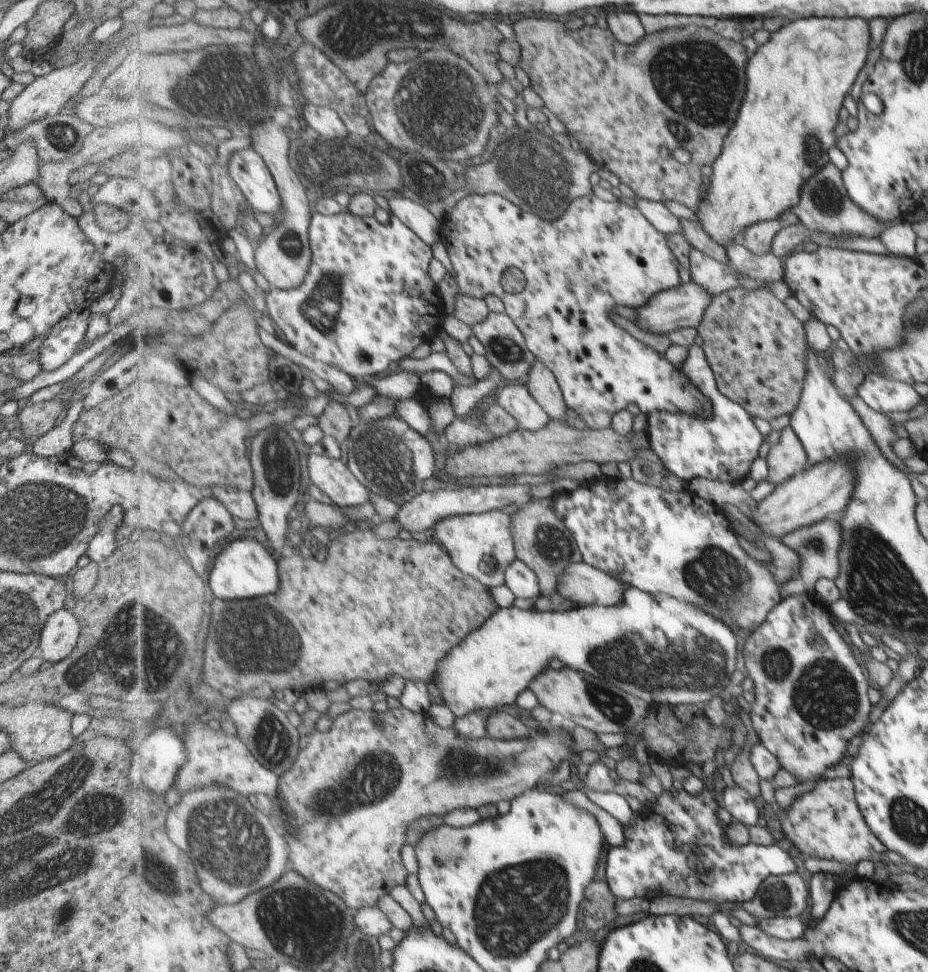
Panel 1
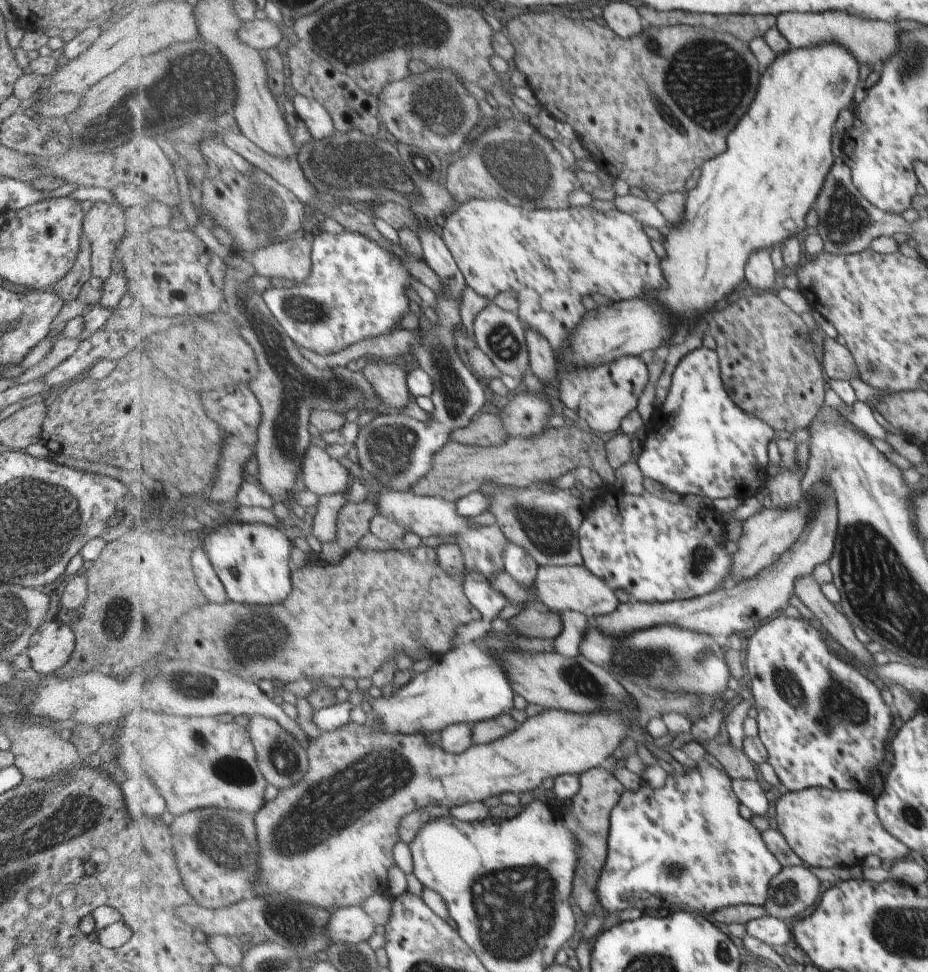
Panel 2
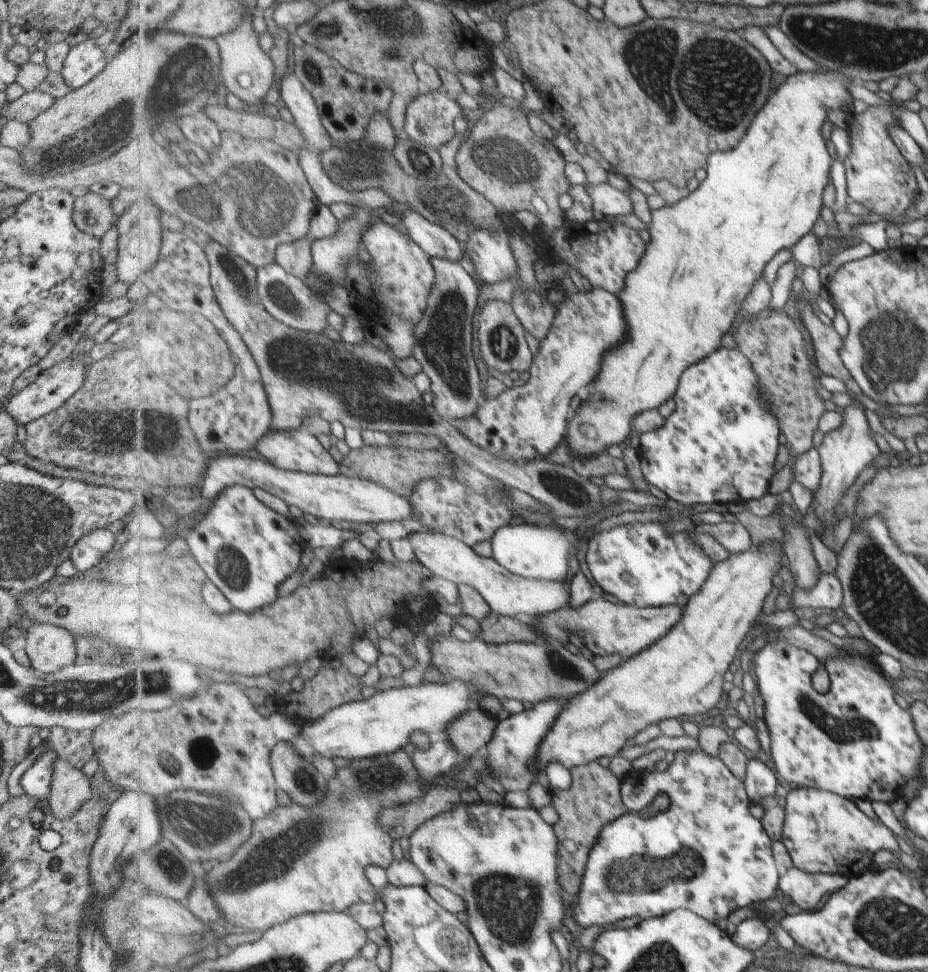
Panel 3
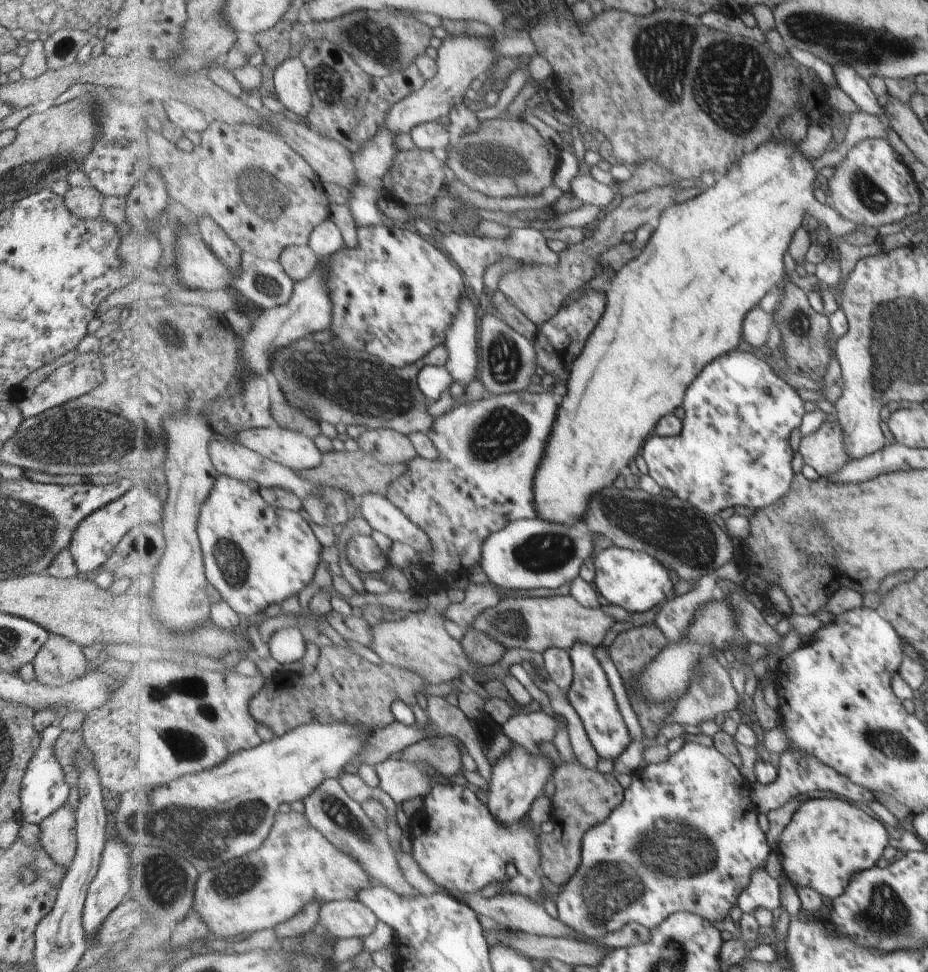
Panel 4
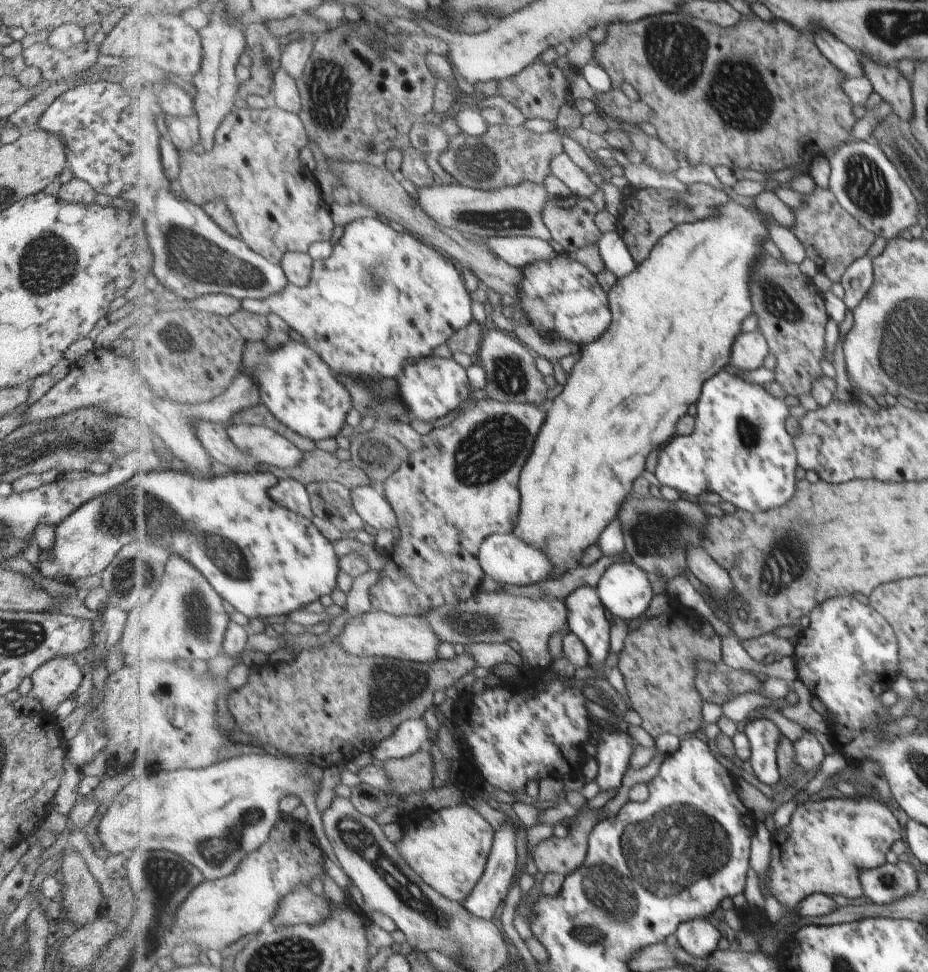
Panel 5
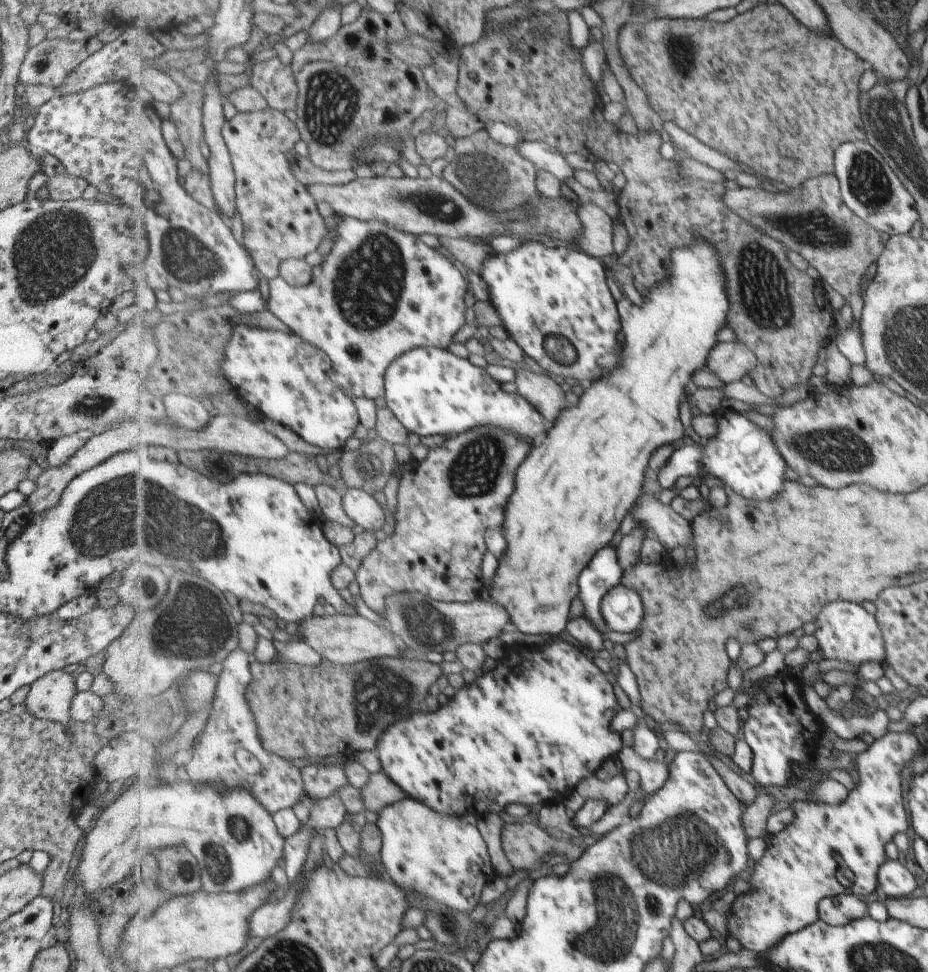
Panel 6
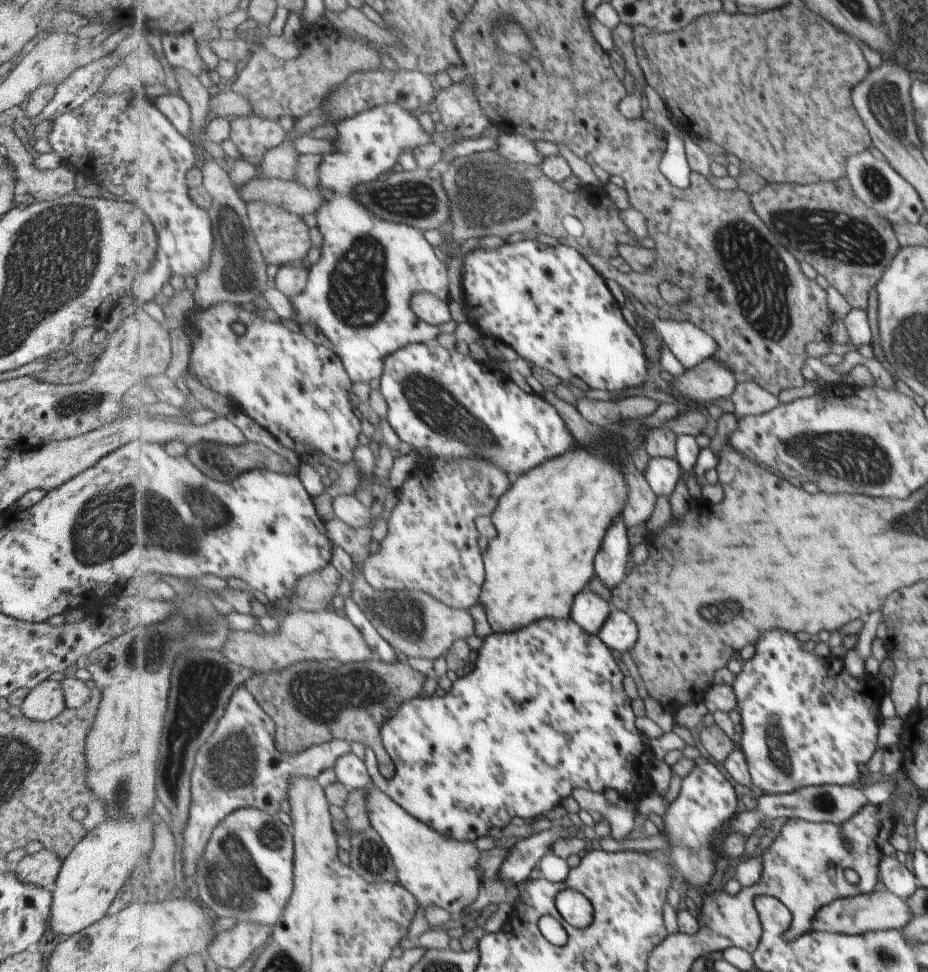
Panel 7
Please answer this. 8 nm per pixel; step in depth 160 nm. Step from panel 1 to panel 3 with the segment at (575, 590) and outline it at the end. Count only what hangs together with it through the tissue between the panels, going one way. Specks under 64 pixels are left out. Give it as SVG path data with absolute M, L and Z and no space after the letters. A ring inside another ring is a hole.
M421 531L410 533L413 545L420 562L434 575L442 576L458 584L475 587L490 604L492 611L509 617L538 618L545 614L567 607L572 598L566 584L561 582L528 579L514 574L502 566L494 557L484 558L476 550L459 538L440 531Z

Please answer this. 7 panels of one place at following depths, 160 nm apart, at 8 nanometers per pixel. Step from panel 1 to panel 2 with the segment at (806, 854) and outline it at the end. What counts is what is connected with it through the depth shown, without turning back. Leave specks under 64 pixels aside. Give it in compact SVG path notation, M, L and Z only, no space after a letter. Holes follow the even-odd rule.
M824 787L788 791L778 801L777 810L779 829L800 855L800 860L812 868L849 868L861 865L862 860L870 854L894 864L897 858L909 855L906 844L883 825L874 797L868 796L868 792Z

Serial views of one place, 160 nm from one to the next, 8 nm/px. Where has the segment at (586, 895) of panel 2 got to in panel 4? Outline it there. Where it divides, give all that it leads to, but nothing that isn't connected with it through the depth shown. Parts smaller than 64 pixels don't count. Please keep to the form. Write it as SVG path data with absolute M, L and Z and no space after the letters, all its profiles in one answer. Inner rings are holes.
M577 761L566 763L554 776L557 790L553 797L554 816L556 816L556 829L552 833L542 833L541 855L544 874L558 886L565 886L566 883L578 872L583 863L583 840L586 833L598 823L603 823L612 813L626 800L626 789L611 774L600 774L598 770L584 768Z

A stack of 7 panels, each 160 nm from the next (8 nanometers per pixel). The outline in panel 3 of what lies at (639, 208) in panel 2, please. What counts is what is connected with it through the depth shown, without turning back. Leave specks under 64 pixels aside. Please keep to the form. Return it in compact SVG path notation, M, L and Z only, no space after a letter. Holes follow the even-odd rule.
M612 183L586 184L594 200L598 220L616 220L634 212L634 202L627 192L616 188Z

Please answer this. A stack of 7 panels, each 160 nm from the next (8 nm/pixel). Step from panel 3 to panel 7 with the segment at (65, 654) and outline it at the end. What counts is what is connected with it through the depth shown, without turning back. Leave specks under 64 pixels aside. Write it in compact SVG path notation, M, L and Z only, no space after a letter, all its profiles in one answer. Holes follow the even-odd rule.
M55 677L30 689L25 699L20 703L21 714L38 722L54 720L67 708L60 683Z

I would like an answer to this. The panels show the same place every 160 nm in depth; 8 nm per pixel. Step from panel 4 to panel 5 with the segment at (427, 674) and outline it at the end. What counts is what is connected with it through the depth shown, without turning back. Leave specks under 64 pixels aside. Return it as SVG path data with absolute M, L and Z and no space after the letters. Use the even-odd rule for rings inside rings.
M378 610L359 614L356 618L349 620L336 640L350 654L356 655L357 657L384 657L401 661L416 661L423 663L434 662L440 659L438 657L438 646L442 643L439 634L436 634L432 625L423 616L396 616L395 614Z

